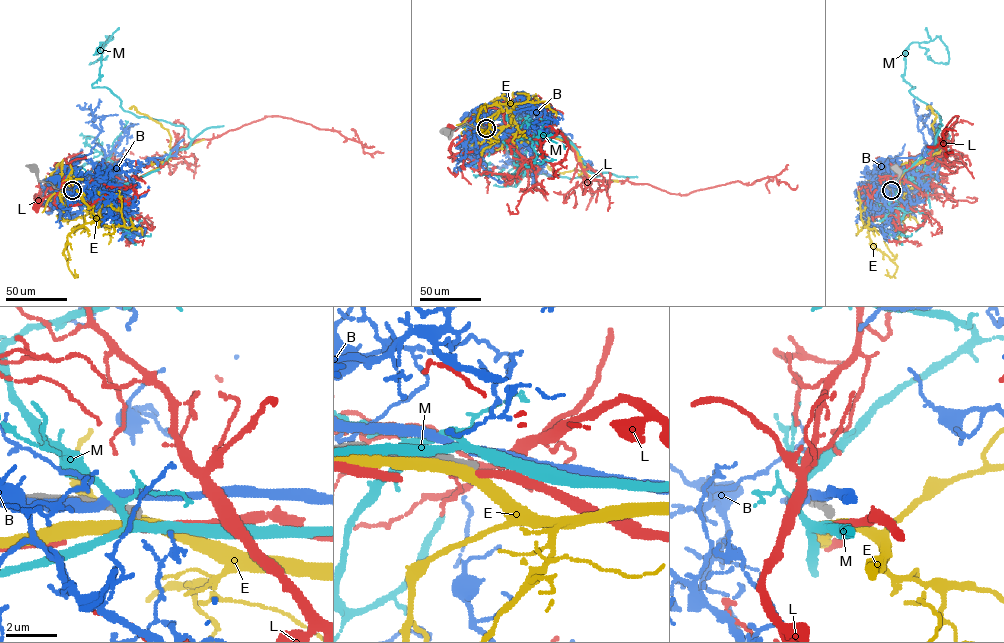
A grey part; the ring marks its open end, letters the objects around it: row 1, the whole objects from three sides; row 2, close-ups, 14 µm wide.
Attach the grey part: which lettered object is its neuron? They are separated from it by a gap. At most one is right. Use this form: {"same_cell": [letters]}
{"same_cell": []}

